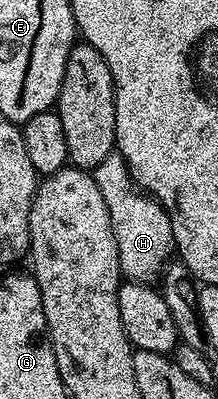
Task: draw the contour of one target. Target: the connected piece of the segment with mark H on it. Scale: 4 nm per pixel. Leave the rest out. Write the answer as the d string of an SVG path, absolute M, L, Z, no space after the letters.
M117 152L105 156L93 173L97 188L101 188L101 197L105 199L105 208L109 208L109 220L117 236L122 277L132 282L154 283L162 275L163 267L172 261L175 250L173 228L165 208L150 194L133 188L127 172L127 161Z

